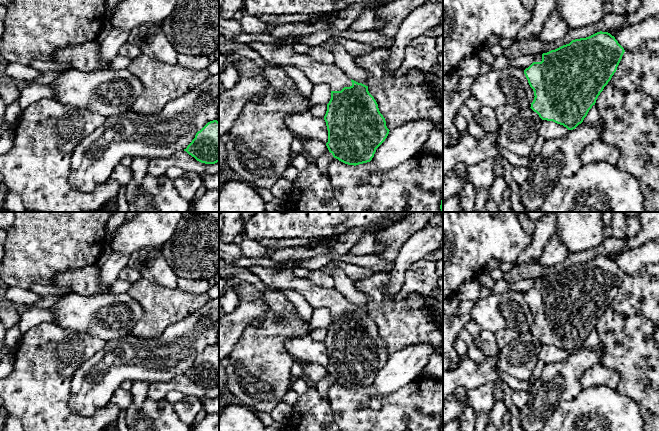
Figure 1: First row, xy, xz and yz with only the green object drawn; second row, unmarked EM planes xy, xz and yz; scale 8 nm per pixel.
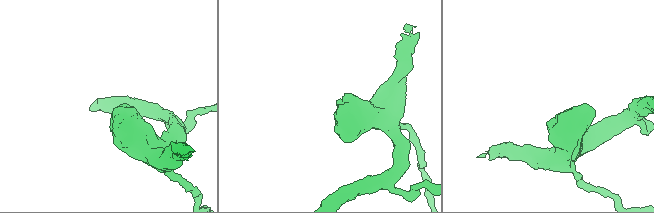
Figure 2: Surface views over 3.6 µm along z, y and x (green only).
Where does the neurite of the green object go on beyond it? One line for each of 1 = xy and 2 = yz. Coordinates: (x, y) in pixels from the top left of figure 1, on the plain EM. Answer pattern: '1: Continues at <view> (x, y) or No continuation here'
1: No continuation here
2: Continues at yz (537, 282)

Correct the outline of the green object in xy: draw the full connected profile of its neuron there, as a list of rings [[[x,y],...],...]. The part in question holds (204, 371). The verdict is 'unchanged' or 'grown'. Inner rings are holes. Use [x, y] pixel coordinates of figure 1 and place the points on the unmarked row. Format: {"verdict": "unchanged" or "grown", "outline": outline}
{"verdict": "unchanged", "outline": [[[217,344],[208,346],[196,357],[184,375],[201,387],[219,386],[219,346]]]}

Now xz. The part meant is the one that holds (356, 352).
{"verdict": "grown", "outline": [[[257,264],[252,265],[249,270],[272,288],[298,292],[313,309],[327,308],[331,313],[331,323],[327,328],[324,344],[328,354],[326,370],[329,376],[334,382],[348,389],[356,390],[372,384],[376,373],[385,365],[390,354],[376,324],[369,317],[368,310],[352,304],[335,288],[327,289],[308,278],[295,277],[293,270],[268,268]]]}

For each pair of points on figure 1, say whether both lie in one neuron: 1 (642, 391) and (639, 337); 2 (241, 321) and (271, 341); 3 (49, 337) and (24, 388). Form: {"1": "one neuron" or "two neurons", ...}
{"1": "one neuron", "2": "two neurons", "3": "one neuron"}

